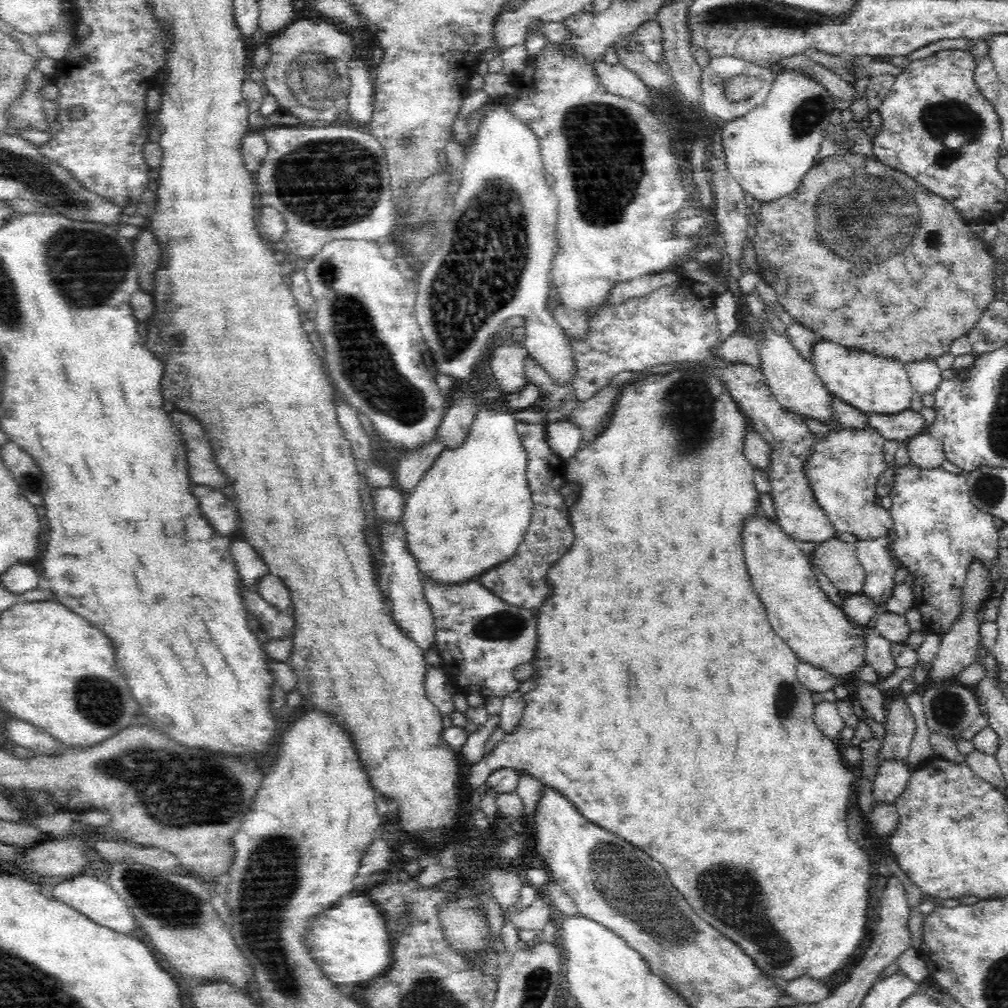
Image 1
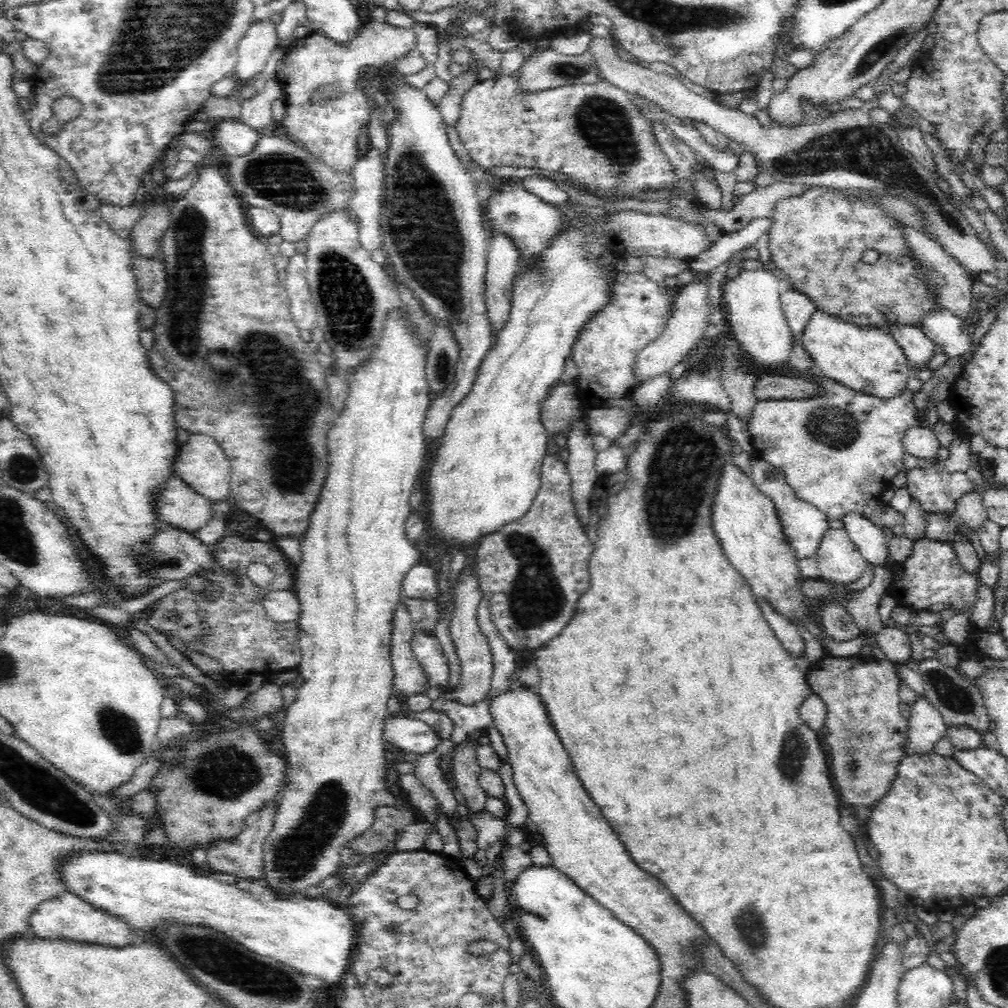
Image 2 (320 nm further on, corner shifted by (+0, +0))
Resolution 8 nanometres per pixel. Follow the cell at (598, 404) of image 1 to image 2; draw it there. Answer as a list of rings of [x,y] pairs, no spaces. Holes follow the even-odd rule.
[[[700,273],[689,285],[676,289],[675,309],[671,314],[664,334],[658,340],[646,346],[637,356],[635,374],[638,378],[649,381],[651,378],[656,378],[660,374],[668,372],[694,349],[696,343],[706,334],[706,328],[709,326],[709,316],[714,310],[708,293],[708,288],[710,288],[709,278],[710,273]]]

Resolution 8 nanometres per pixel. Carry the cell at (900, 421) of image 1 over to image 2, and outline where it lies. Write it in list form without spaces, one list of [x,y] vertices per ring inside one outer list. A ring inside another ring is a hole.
[[[762,372],[753,386],[758,400],[806,398],[816,392],[816,387],[802,379],[790,379],[782,375]]]

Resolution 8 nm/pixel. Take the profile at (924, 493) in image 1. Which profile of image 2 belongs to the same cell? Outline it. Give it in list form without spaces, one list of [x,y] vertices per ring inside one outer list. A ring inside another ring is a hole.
[[[942,464],[928,470],[917,467],[908,472],[908,492],[920,501],[925,516],[930,512],[951,516],[962,494],[977,486],[964,472],[945,472]]]

